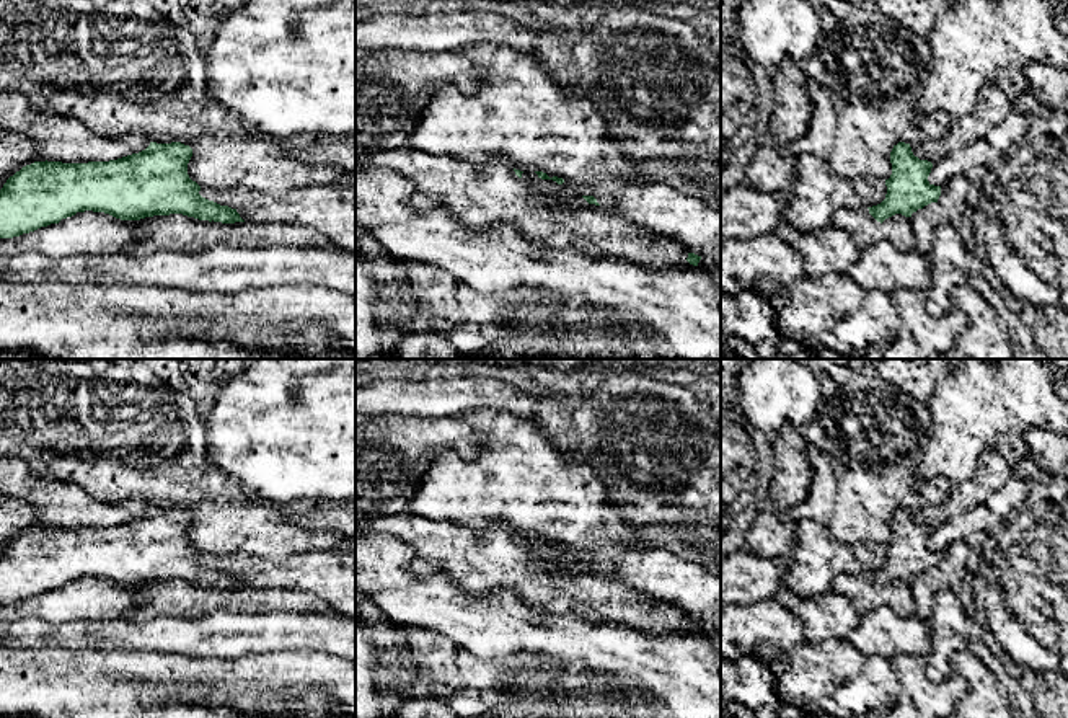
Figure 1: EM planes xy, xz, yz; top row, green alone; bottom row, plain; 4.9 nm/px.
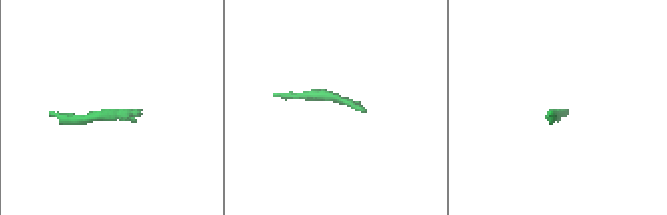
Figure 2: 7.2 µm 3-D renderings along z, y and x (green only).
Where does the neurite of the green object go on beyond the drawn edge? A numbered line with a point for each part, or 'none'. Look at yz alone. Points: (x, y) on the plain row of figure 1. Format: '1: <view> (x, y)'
none

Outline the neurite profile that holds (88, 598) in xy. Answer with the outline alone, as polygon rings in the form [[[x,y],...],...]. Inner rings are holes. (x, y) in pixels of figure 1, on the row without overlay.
[[[77,578],[59,589],[13,604],[0,604],[0,622],[36,617],[49,623],[122,618],[139,605],[139,586],[104,578]]]

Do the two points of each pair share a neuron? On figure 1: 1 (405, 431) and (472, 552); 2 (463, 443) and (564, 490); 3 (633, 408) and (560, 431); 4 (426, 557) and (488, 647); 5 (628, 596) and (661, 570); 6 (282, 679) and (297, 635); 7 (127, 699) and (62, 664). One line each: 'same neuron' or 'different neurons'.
1: different neurons
2: different neurons
3: same neuron
4: different neurons
5: different neurons
6: different neurons
7: same neuron

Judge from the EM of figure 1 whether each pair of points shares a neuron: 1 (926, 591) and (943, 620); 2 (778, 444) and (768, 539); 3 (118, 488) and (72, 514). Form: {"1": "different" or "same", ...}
{"1": "different", "2": "same", "3": "different"}

